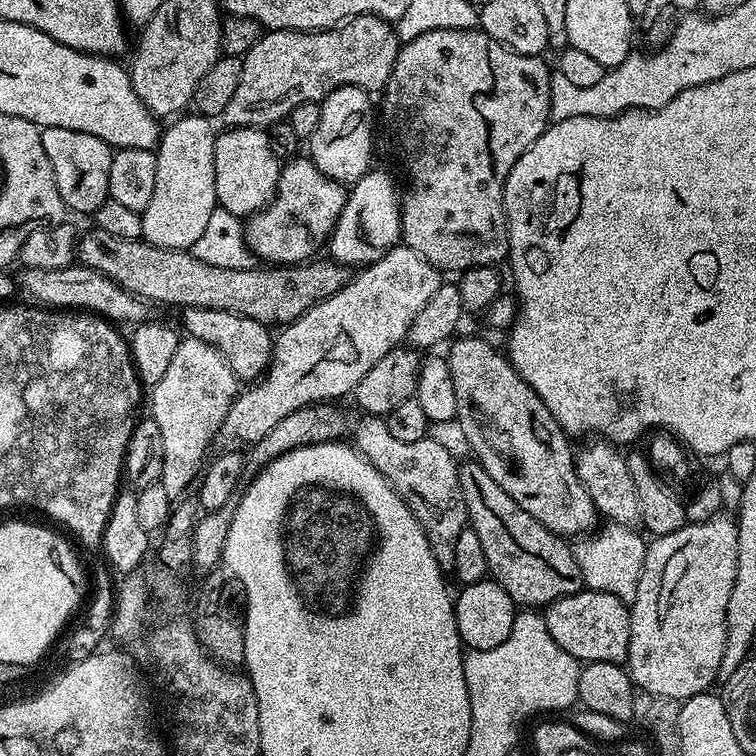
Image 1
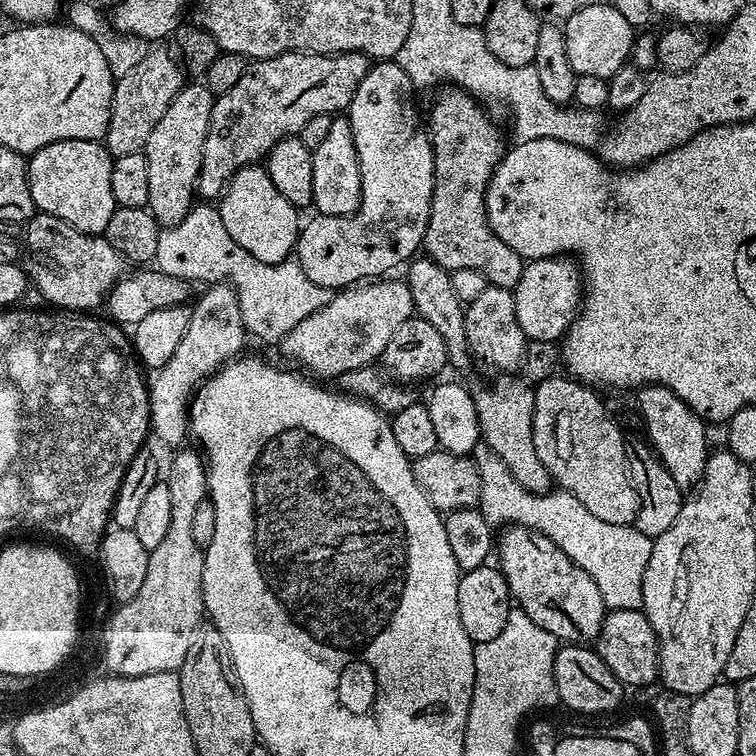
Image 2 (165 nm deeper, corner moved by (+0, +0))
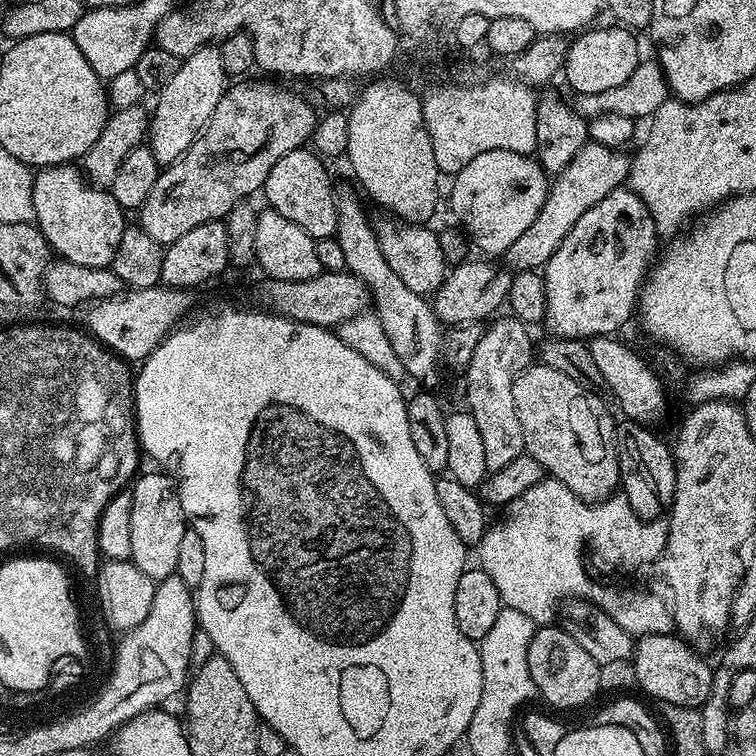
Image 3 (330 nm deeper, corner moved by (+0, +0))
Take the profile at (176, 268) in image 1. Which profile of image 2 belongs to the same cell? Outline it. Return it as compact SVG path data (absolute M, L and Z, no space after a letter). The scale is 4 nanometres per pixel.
M37 212L31 220L27 221L24 232L24 260L22 267L33 289L40 291L40 296L50 303L56 304L57 309L69 312L87 313L105 303L108 291L116 285L117 280L126 272L126 261L119 256L105 240L103 235L91 236L82 230L74 230L70 222L62 222L62 218L54 218L45 212Z

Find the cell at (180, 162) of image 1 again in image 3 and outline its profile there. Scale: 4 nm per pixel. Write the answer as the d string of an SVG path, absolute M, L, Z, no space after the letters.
M219 47L196 48L194 54L181 59L178 74L174 74L174 78L170 78L170 82L166 82L166 86L155 97L156 109L151 109L150 112L146 144L147 147L151 148L157 165L173 164L186 150L190 150L192 143L197 136L201 135L203 128L210 122L210 118L214 114L214 106L218 106L218 102L229 84L230 77L222 66Z

